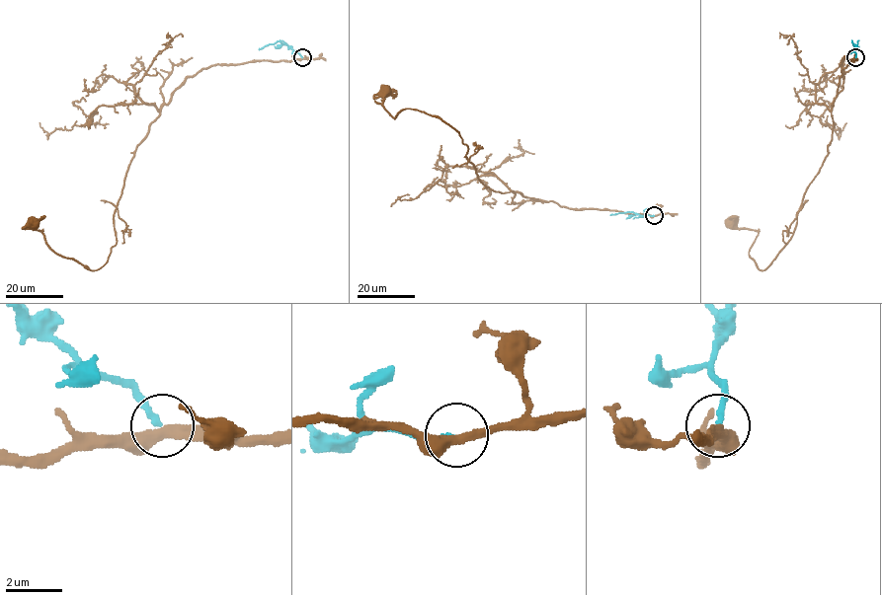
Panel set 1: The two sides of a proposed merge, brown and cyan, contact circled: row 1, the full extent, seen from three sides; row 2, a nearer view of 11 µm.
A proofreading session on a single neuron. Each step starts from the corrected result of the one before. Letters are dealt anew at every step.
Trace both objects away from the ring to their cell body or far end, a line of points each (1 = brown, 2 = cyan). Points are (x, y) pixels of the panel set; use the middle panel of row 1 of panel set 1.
1: (654, 215), (567, 208), (494, 191), (478, 178), (453, 127), (410, 109), (393, 117), (382, 104), (384, 91)
2: (654, 215), (631, 211), (610, 215)

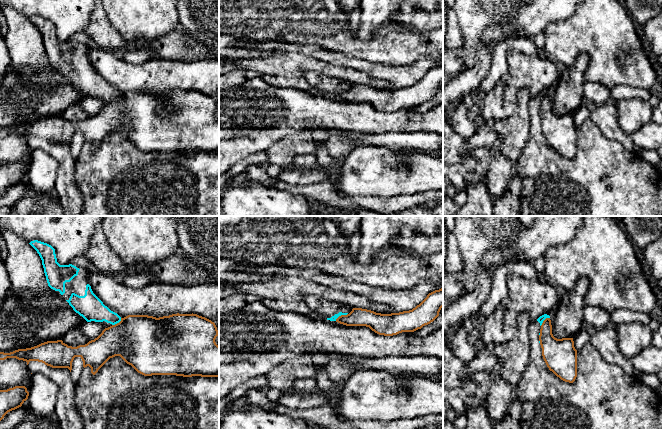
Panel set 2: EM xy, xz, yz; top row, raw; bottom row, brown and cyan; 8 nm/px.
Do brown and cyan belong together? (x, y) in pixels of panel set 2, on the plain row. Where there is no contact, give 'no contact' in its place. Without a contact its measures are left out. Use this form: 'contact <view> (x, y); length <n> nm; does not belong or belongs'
contact xz (341, 91); length 120 nm; does not belong

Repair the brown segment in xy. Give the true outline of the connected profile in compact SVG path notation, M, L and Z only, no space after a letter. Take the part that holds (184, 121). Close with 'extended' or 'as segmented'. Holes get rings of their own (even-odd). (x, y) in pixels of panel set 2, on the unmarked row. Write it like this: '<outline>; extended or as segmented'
M172 90L163 93L128 91L115 101L105 104L94 116L77 123L68 122L62 116L47 117L37 122L18 125L10 129L0 128L0 136L16 134L27 138L42 138L52 144L68 144L71 148L75 133L80 133L83 143L89 142L95 151L110 135L120 132L138 149L144 152L176 151L183 153L219 153L219 122L215 115L218 106L214 98L197 90Z; as segmented

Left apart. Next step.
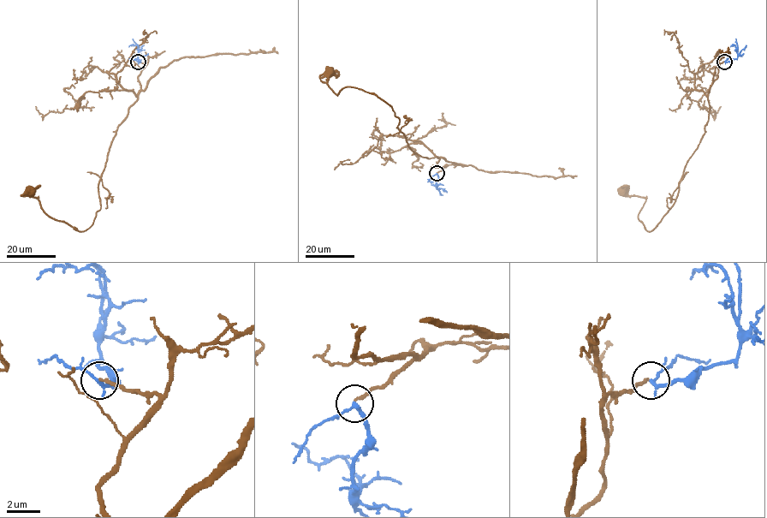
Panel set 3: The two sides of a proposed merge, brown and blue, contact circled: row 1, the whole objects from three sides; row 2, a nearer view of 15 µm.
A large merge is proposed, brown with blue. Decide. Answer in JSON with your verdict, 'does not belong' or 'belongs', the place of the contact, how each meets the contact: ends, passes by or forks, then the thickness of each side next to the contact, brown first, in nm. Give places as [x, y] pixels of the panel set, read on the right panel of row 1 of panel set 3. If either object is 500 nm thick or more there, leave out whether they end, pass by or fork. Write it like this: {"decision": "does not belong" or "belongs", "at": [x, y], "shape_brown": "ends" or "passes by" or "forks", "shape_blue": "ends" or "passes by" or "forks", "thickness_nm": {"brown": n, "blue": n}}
{"decision": "belongs", "at": [724, 62], "shape_brown": "ends", "shape_blue": "passes by", "thickness_nm": {"brown": 170, "blue": 190}}

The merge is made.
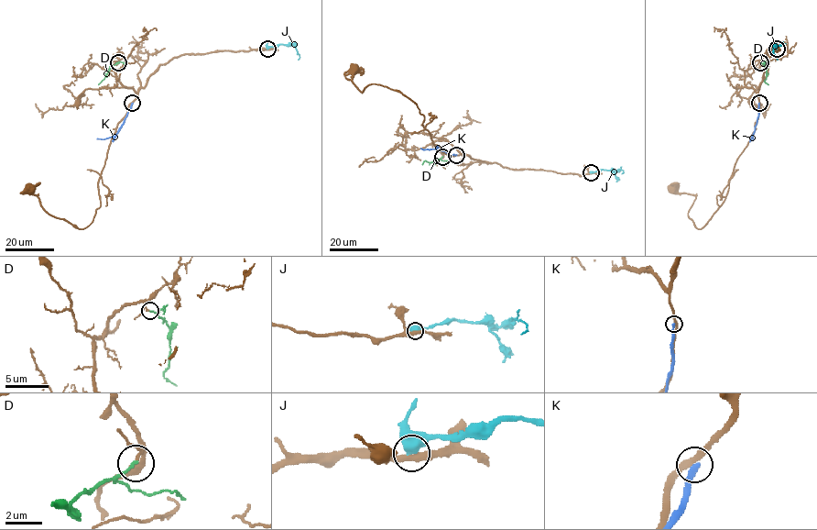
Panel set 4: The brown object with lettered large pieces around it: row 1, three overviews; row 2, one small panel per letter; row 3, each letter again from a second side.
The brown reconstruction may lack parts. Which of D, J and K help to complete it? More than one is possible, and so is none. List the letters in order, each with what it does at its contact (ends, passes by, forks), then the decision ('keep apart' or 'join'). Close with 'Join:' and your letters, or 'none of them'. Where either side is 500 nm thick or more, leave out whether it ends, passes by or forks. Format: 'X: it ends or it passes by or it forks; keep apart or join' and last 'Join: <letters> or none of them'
D: it ends; join
J: keep apart
K: it ends; keep apart
Join: D

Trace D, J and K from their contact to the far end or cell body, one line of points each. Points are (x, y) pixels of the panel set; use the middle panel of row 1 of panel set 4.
D: (442, 157), (433, 162), (425, 160), (422, 164)
J: (592, 172), (621, 169), (621, 173)
K: (456, 155), (439, 149), (420, 149)

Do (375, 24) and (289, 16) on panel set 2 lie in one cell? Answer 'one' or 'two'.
two

